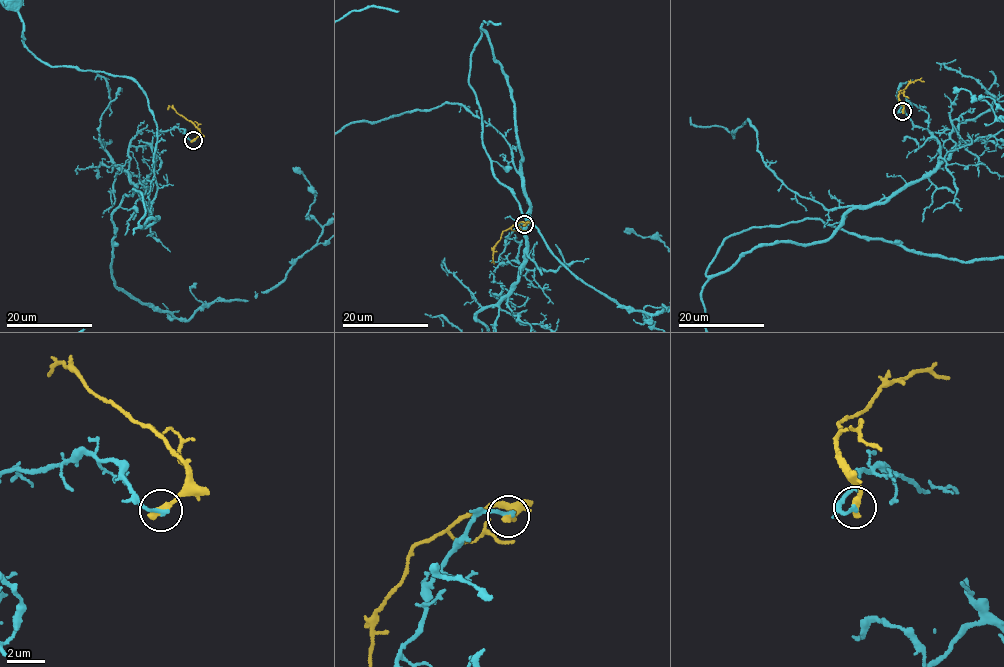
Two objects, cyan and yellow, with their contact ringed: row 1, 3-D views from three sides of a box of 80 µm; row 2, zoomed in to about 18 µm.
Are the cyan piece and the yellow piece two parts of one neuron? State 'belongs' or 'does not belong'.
does not belong

